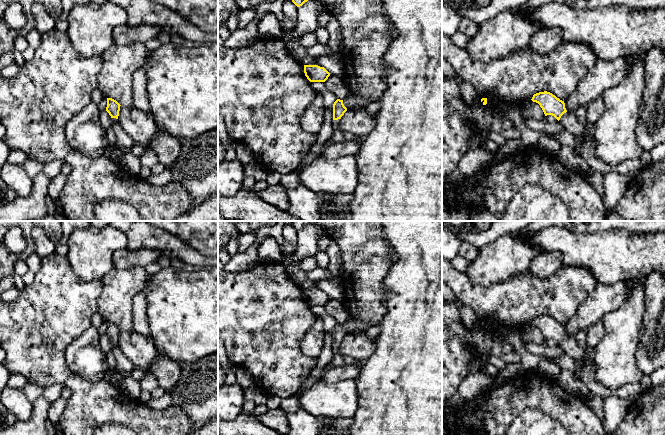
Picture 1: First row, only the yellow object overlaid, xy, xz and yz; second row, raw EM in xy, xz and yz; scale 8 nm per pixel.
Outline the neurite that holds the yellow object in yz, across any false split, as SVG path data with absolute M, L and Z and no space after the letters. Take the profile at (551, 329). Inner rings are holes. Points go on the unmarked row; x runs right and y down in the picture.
M544 315L533 319L533 326L536 326L542 332L545 340L554 340L564 351L564 353L573 360L583 360L592 356L592 351L588 348L581 348L577 344L577 337L568 336L564 325L557 322L550 316Z

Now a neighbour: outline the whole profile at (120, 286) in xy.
M144 267L113 268L103 276L98 311L106 322L112 322L126 332L135 332L132 315L133 298L146 289L147 276Z

